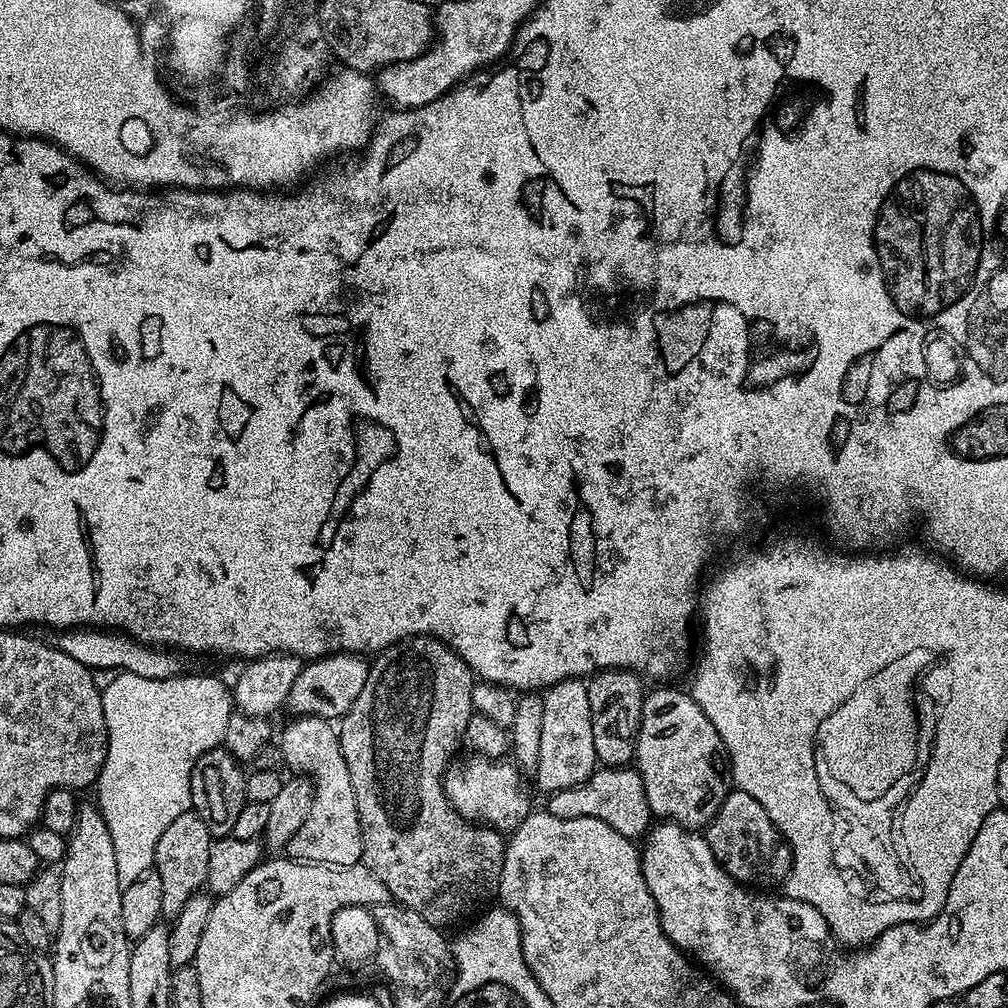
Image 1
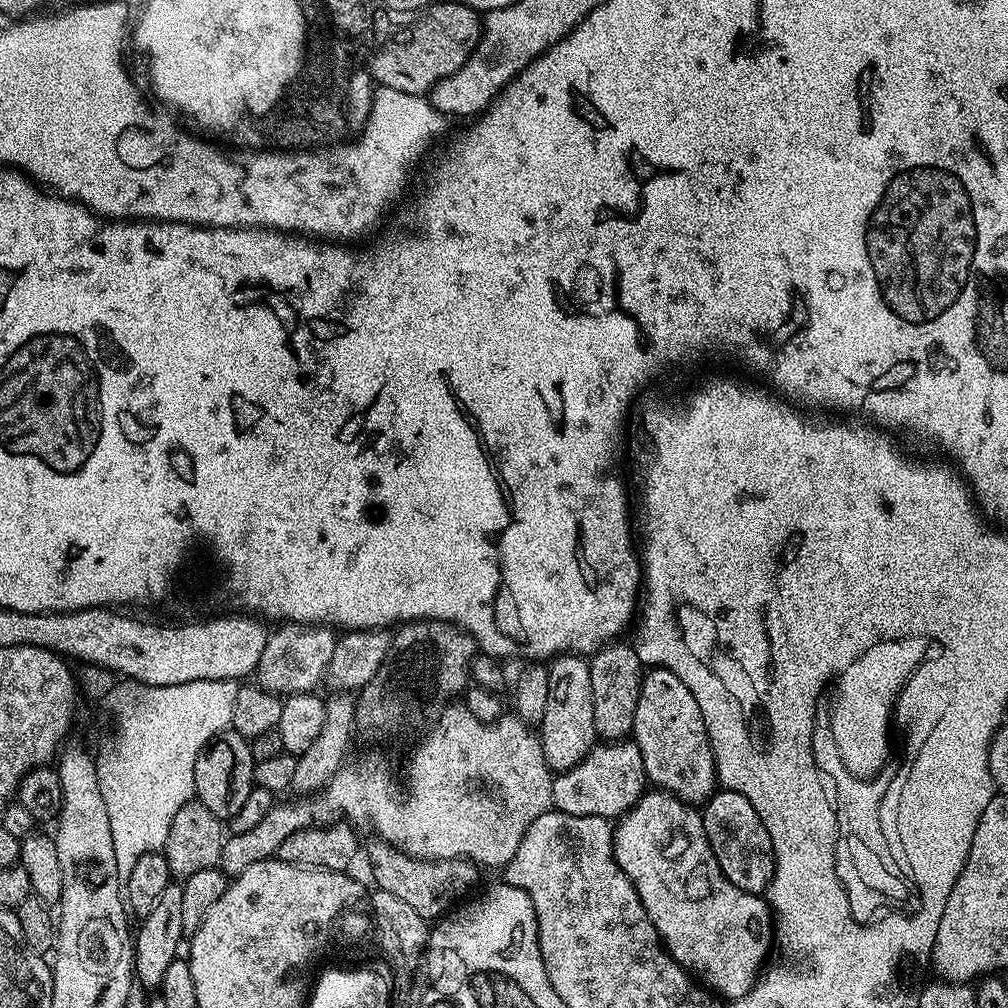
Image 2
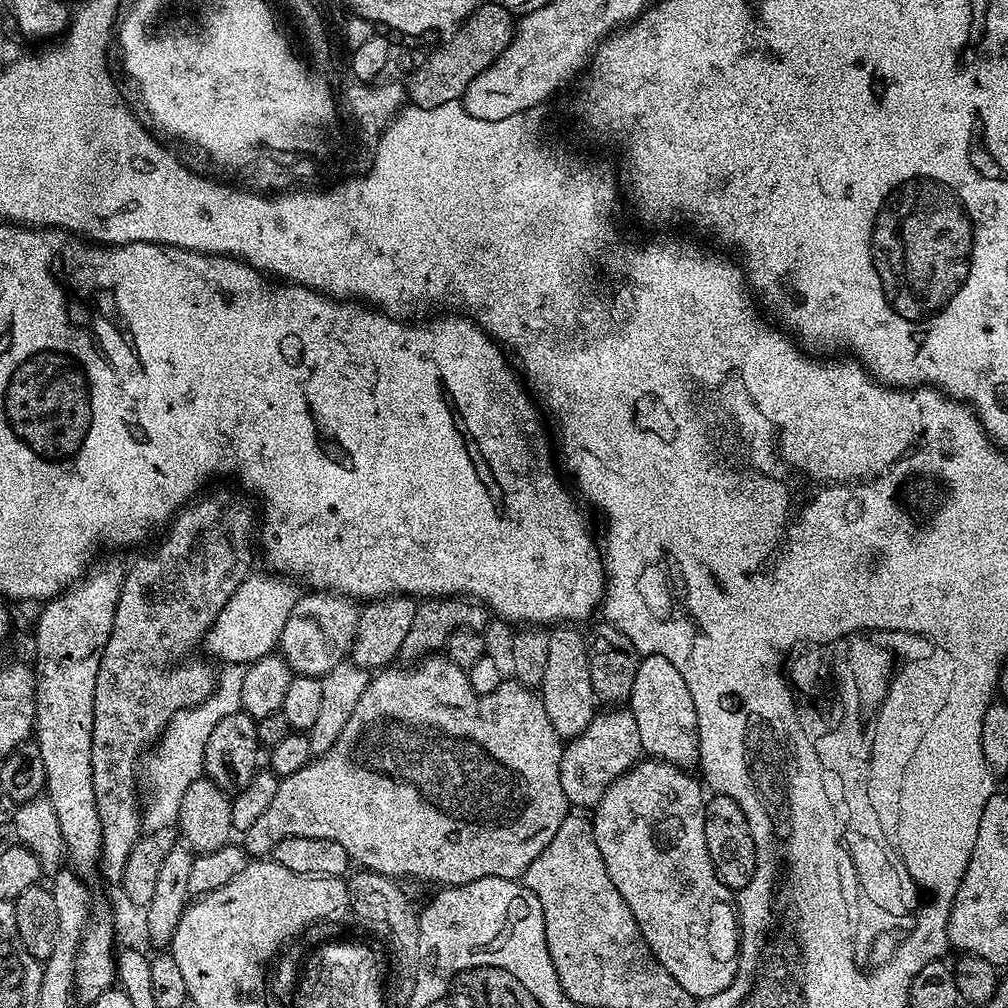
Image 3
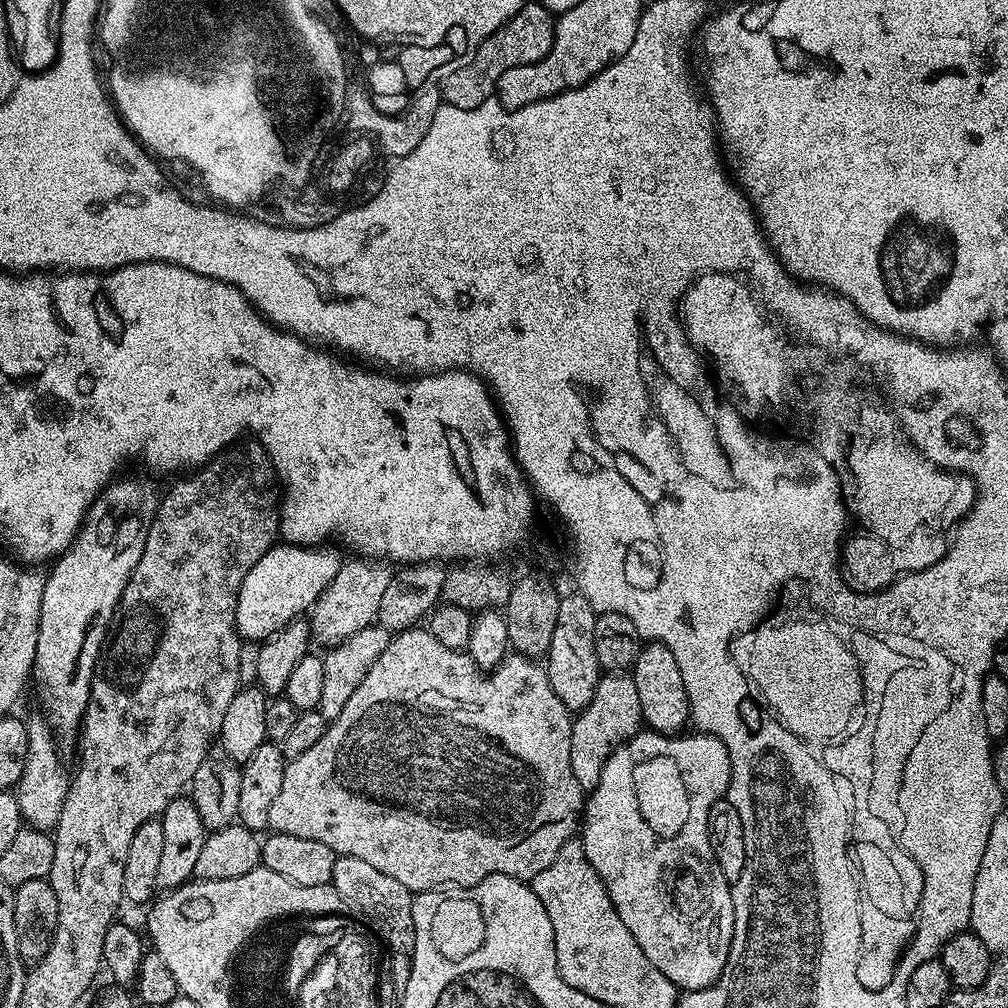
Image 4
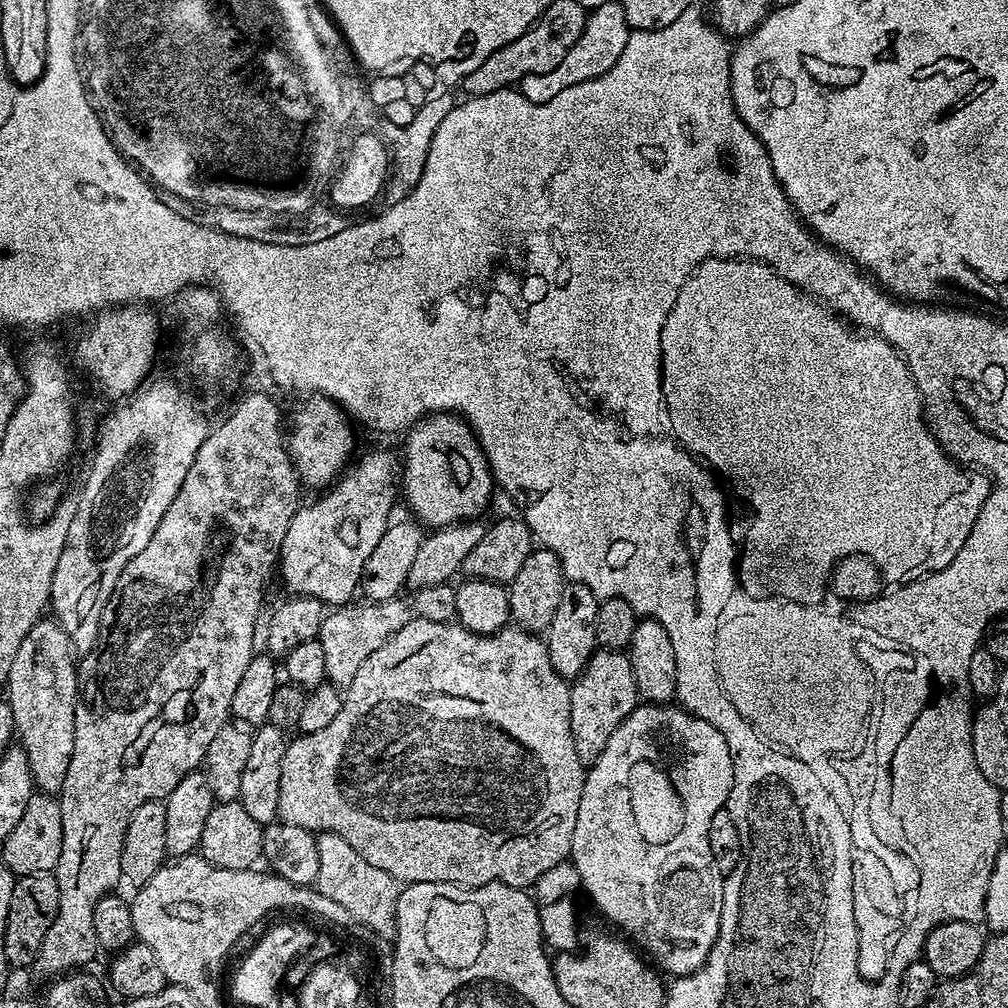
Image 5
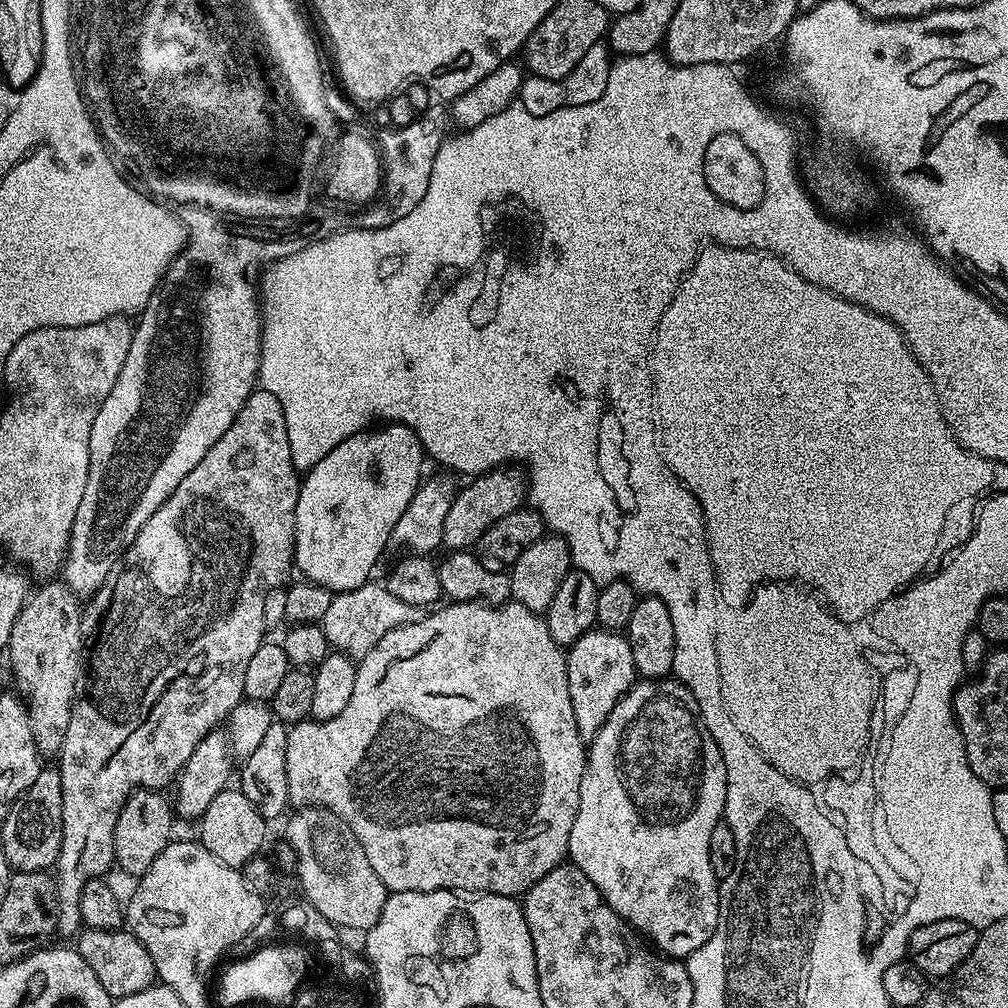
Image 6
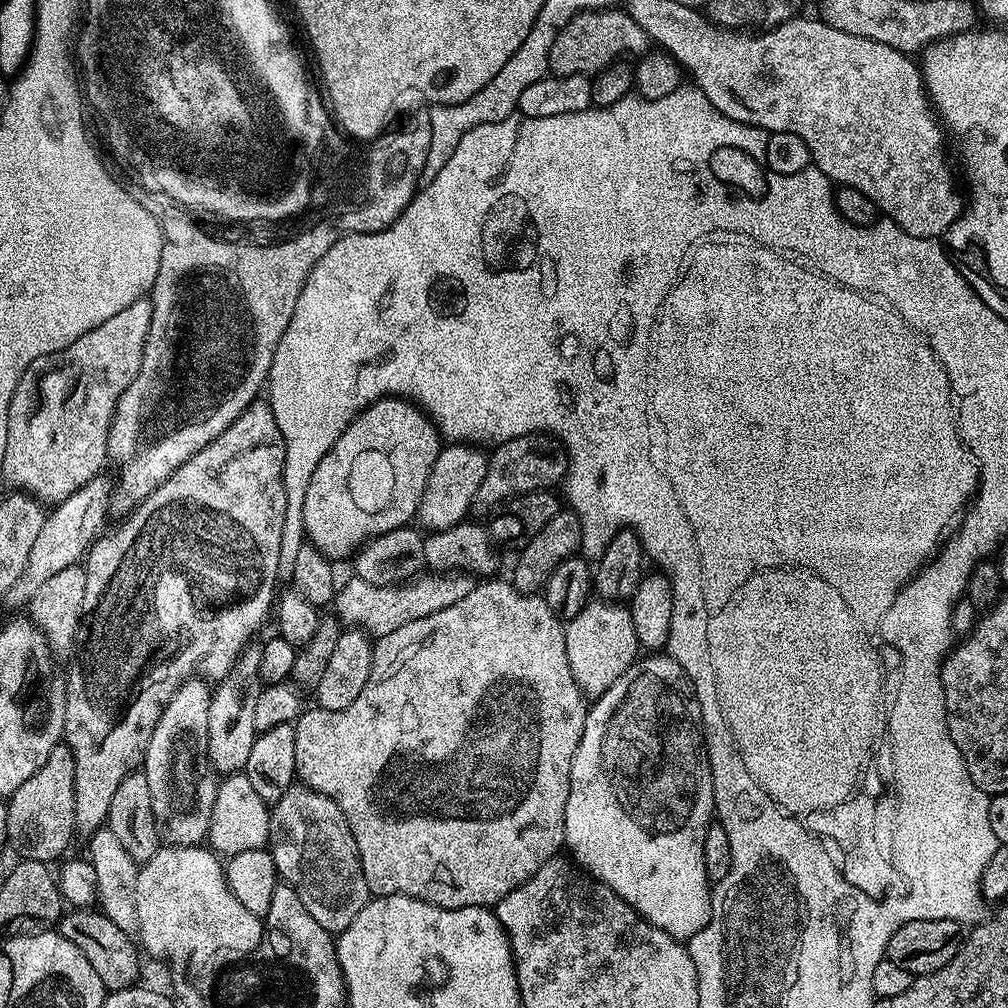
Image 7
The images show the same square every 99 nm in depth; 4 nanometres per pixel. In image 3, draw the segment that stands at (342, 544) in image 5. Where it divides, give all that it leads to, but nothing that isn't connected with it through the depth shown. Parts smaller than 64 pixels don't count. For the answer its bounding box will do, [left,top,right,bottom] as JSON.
[203,574,298,666]

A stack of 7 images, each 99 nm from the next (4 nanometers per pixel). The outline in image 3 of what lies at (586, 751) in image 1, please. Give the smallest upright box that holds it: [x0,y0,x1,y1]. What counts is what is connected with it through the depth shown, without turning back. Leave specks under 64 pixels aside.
[538,626,598,741]

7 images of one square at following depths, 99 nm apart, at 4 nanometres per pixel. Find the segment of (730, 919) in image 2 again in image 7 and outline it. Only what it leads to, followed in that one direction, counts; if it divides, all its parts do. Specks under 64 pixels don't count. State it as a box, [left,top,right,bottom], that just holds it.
[564,654,716,942]

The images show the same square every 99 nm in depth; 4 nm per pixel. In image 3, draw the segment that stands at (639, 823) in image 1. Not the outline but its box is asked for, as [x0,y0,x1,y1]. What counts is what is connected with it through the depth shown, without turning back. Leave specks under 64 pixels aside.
[558,706,645,810]

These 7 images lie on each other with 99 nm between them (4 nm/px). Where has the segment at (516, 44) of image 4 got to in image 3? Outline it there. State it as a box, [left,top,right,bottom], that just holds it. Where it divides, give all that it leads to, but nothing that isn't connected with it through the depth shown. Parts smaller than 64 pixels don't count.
[411,2,514,108]

